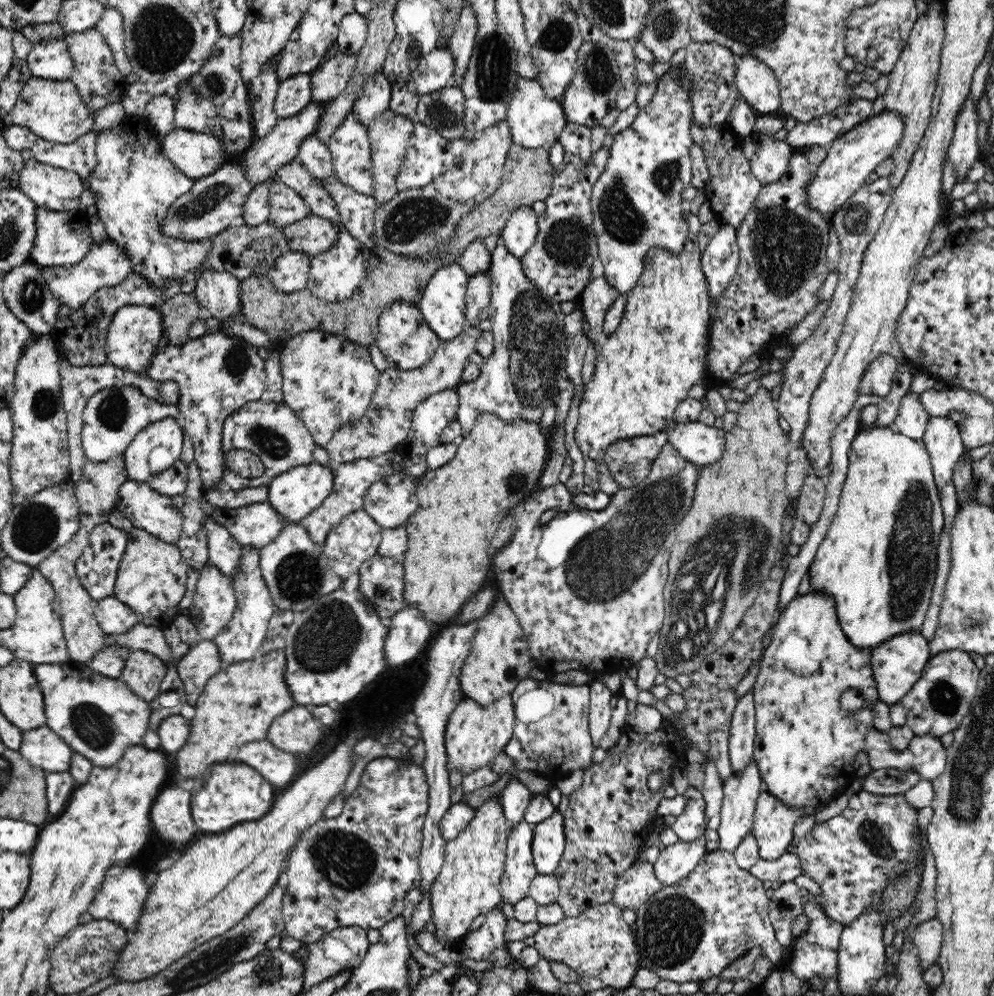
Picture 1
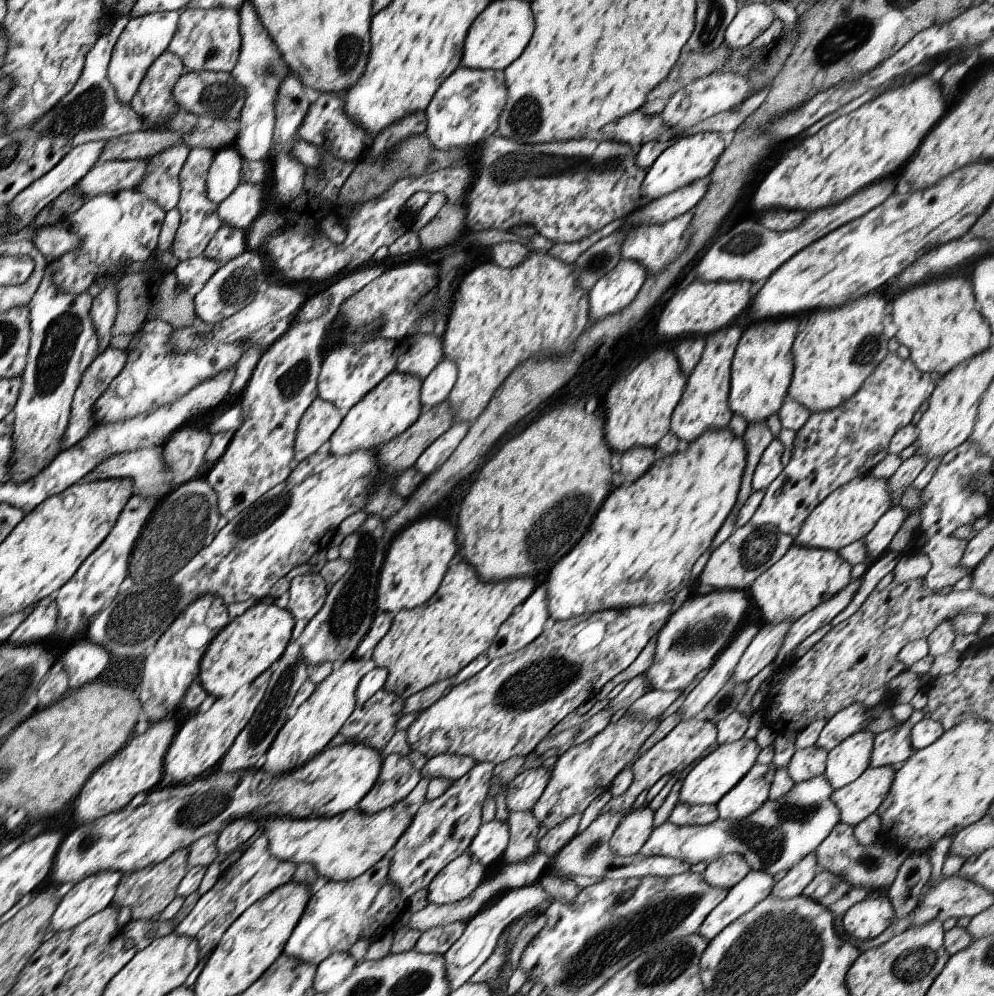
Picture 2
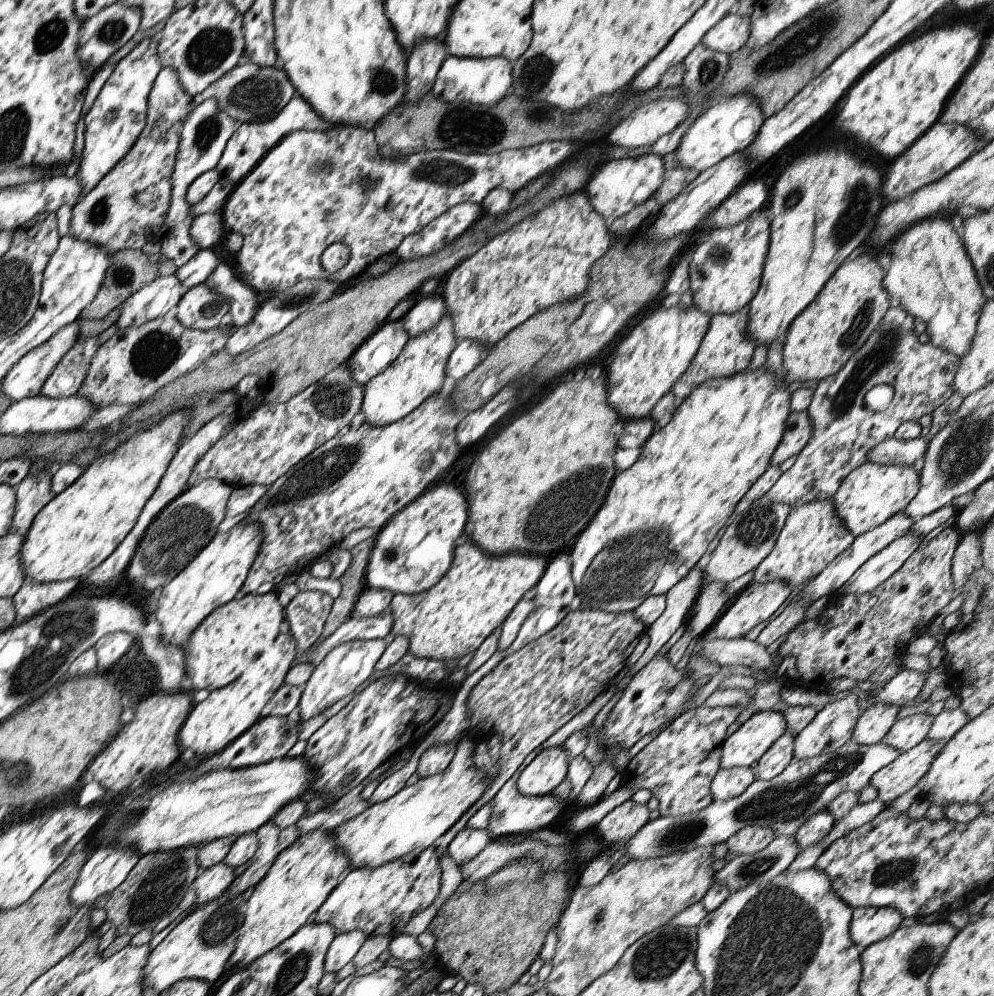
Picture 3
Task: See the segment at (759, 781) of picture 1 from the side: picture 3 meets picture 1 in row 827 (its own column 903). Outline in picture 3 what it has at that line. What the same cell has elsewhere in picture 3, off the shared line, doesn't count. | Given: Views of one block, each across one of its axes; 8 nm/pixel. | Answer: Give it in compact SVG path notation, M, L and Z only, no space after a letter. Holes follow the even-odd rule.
M918 712L897 720L881 742L886 742L900 753L906 752L926 739L930 727L934 724L934 718L936 716Z

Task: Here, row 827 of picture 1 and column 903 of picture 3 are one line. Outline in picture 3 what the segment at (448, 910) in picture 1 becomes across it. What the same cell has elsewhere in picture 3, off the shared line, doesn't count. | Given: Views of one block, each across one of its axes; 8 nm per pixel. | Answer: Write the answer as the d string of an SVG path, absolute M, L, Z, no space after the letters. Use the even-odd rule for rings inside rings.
M866 462L855 468L838 487L833 496L836 516L844 524L844 528L856 537L882 522L894 516L896 512L903 511L907 504L916 496L919 489L919 473L914 470L914 466L905 464L892 464L892 466L878 463Z

